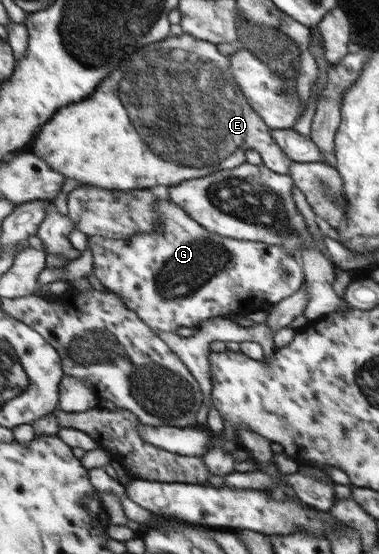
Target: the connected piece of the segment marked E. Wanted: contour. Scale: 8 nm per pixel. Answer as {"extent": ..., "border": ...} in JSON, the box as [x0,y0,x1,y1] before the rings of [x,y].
{"extent":[30,33,294,191],"border":[[[185,33],[183,36],[171,36],[157,44],[147,45],[140,52],[141,54],[135,54],[133,62],[127,62],[127,66],[123,66],[123,70],[110,74],[111,78],[106,78],[107,82],[103,81],[103,84],[99,85],[99,90],[91,98],[87,97],[87,100],[83,100],[83,102],[73,103],[73,106],[65,106],[63,110],[55,113],[55,116],[39,130],[30,146],[30,151],[67,175],[67,178],[75,178],[81,184],[99,185],[103,188],[124,191],[135,190],[135,188],[167,190],[193,178],[203,178],[203,176],[209,176],[215,172],[233,170],[247,162],[249,150],[258,151],[264,164],[271,167],[271,170],[277,174],[289,174],[290,167],[294,165],[293,160],[291,157],[287,157],[286,152],[275,142],[273,129],[263,119],[263,115],[253,107],[253,103],[245,95],[245,91],[240,88],[239,78],[233,75],[231,56],[225,56],[219,50],[217,43]]]}

